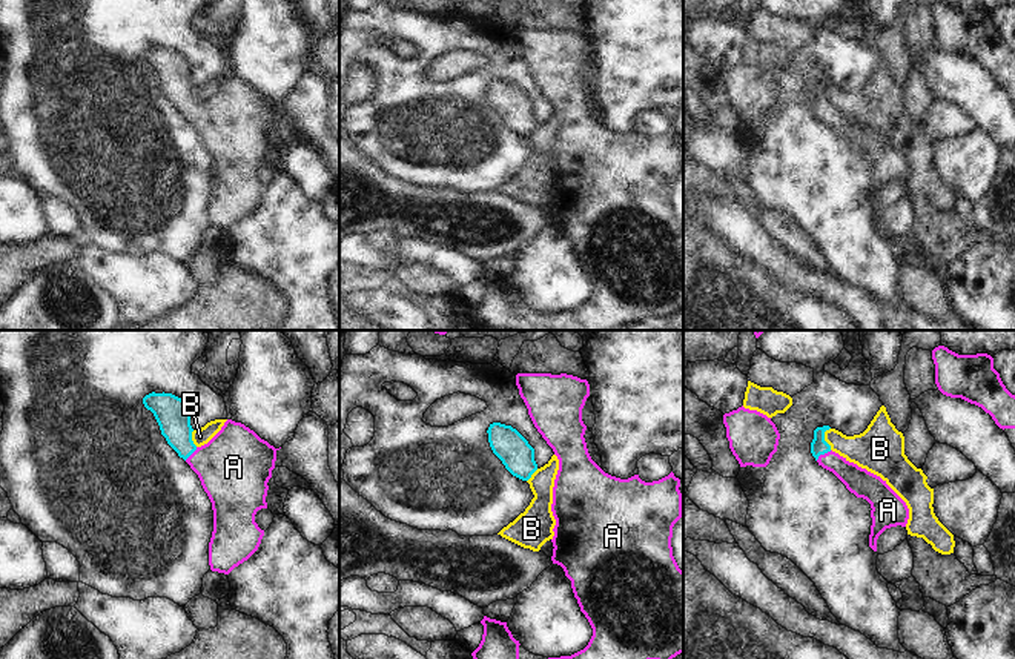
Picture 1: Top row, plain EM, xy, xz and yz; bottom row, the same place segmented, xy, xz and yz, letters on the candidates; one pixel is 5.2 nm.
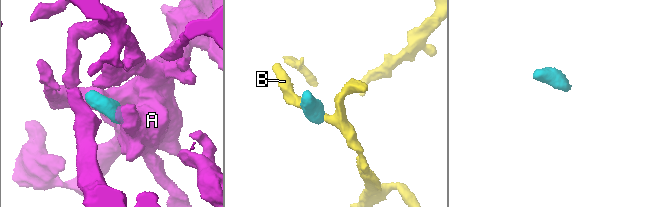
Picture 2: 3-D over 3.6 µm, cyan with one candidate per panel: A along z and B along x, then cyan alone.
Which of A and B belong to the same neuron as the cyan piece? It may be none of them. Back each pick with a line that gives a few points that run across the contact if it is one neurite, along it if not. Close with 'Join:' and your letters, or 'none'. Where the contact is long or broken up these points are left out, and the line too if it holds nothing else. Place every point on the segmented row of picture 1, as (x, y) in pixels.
A: line yz (819, 446), (823, 453), (859, 481)
Join: A

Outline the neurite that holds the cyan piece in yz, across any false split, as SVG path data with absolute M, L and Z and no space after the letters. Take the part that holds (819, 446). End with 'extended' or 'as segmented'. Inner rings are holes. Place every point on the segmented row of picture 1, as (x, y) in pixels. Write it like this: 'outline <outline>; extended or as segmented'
outline M823 426L814 430L811 453L818 465L832 472L851 493L871 504L872 525L869 547L877 551L877 539L886 528L906 527L909 508L880 476L832 452L831 445L825 441L825 432L829 429L829 426Z; extended

